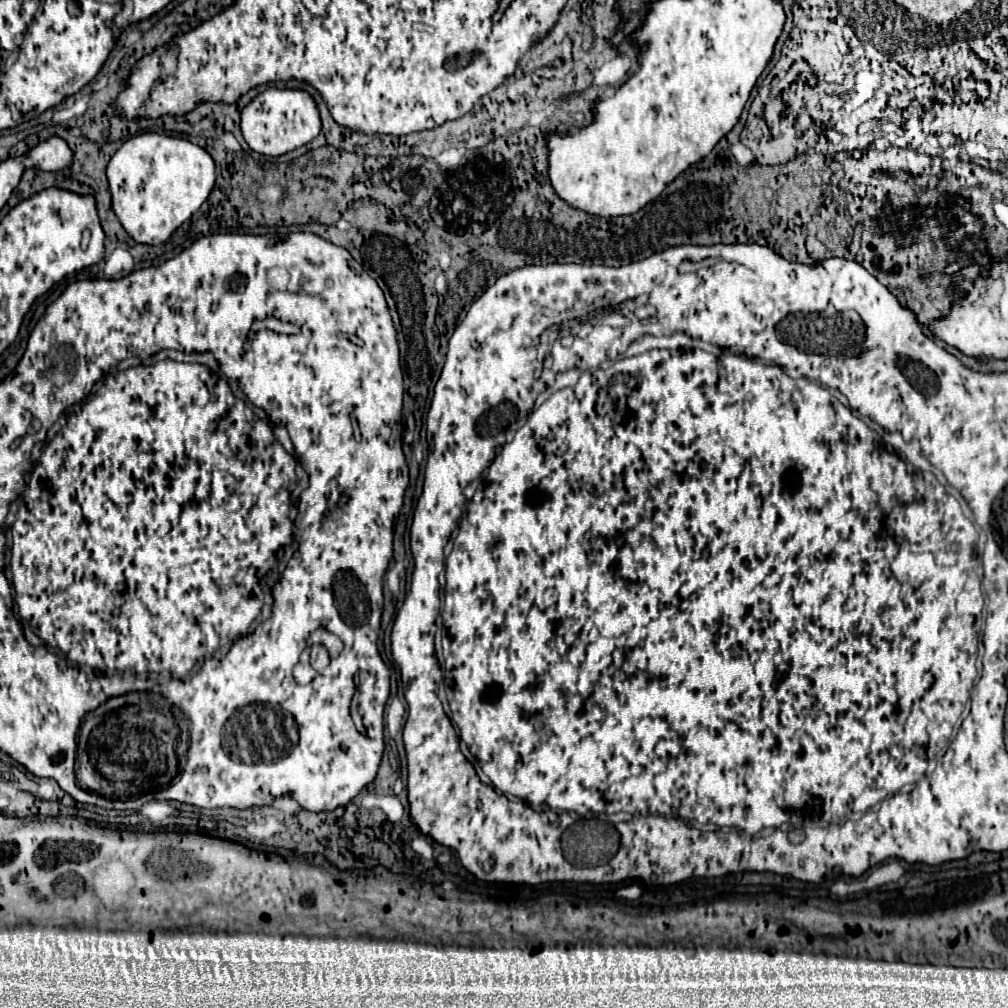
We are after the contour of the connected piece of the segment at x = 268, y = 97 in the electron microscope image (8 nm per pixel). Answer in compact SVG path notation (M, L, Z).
M269 88L241 110L241 132L251 150L265 156L281 156L311 142L319 134L319 112L303 90Z

